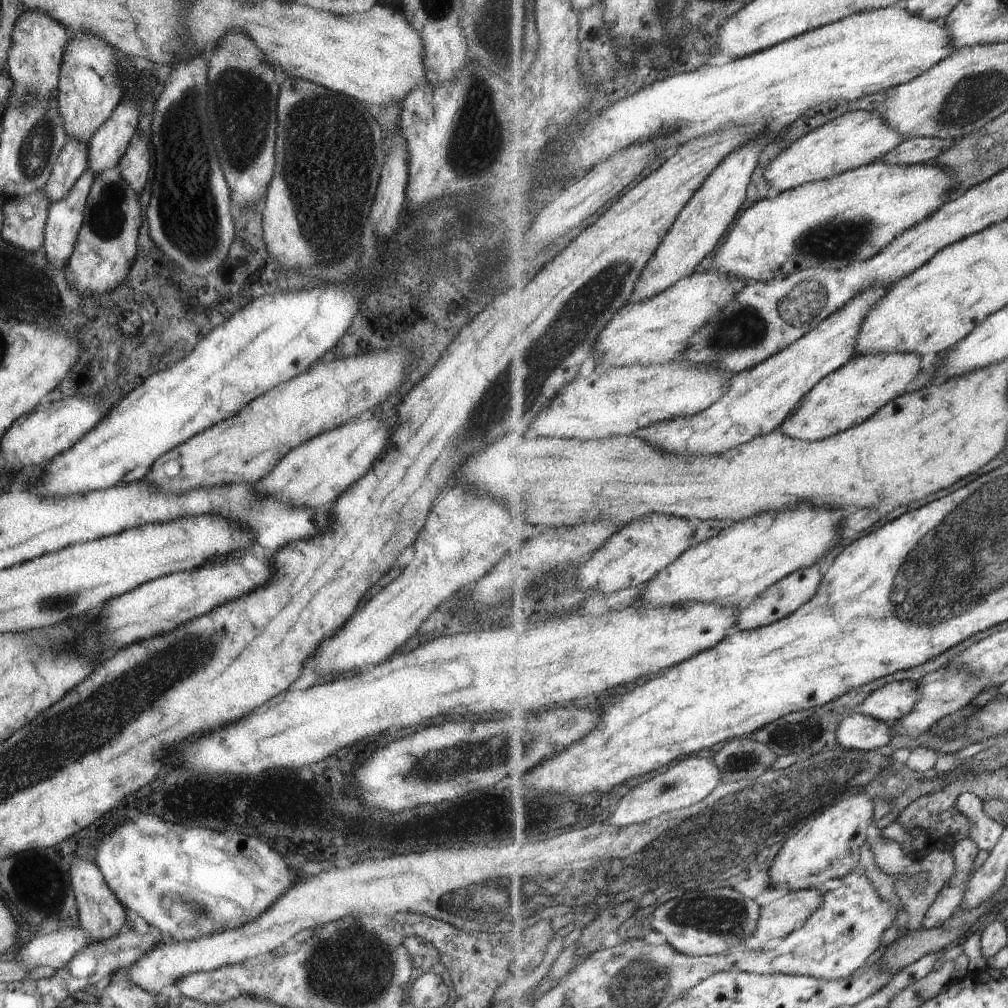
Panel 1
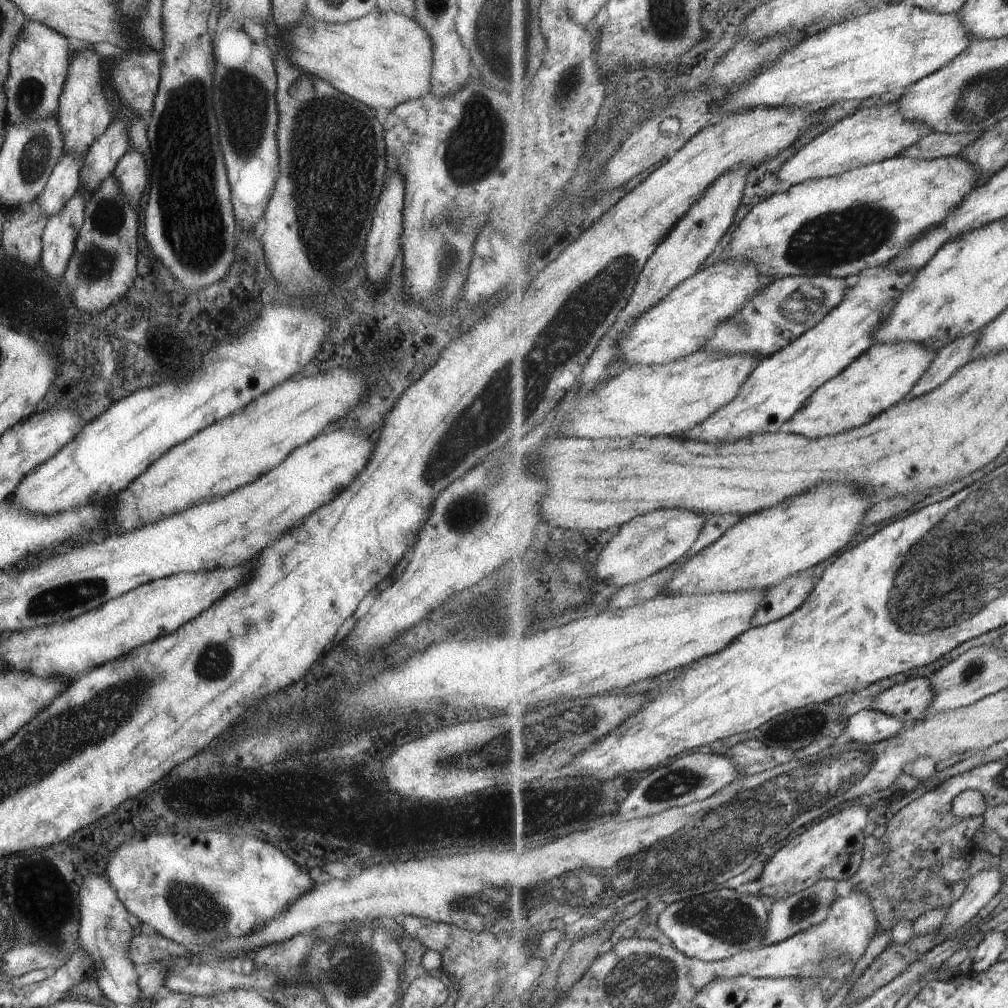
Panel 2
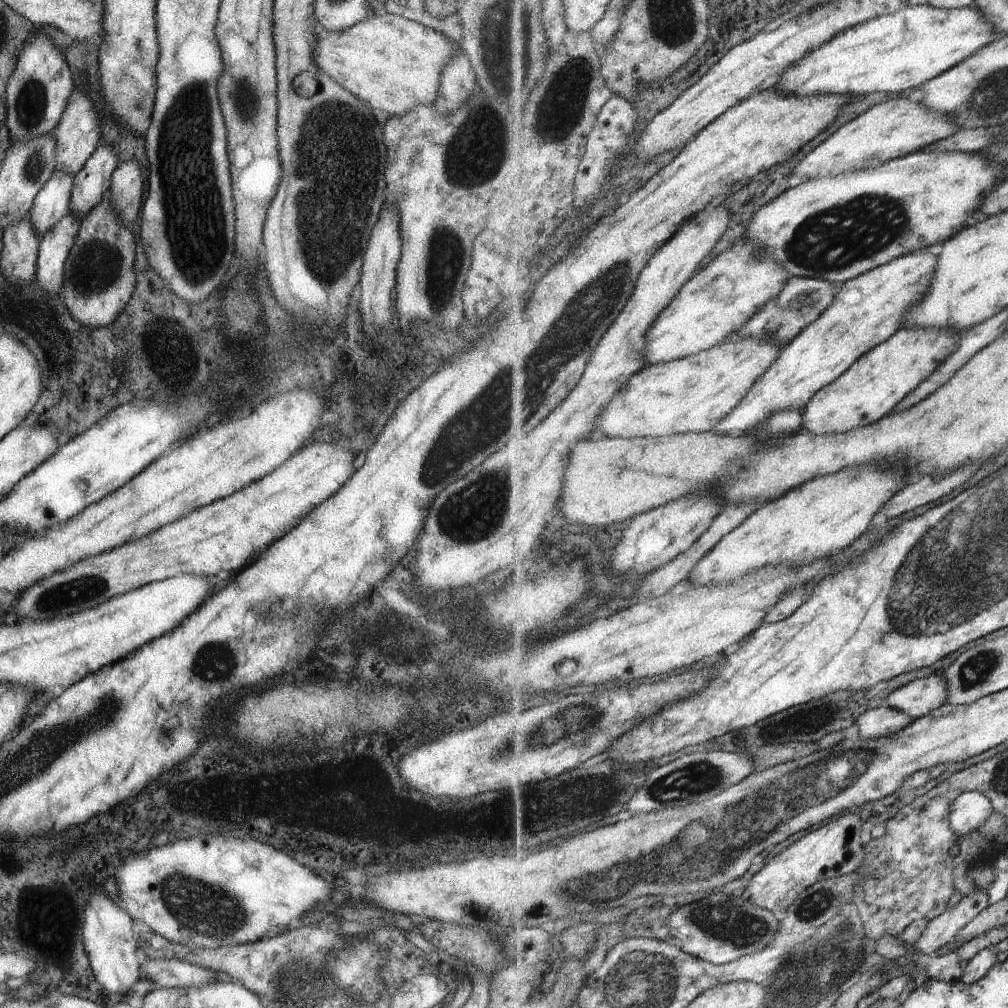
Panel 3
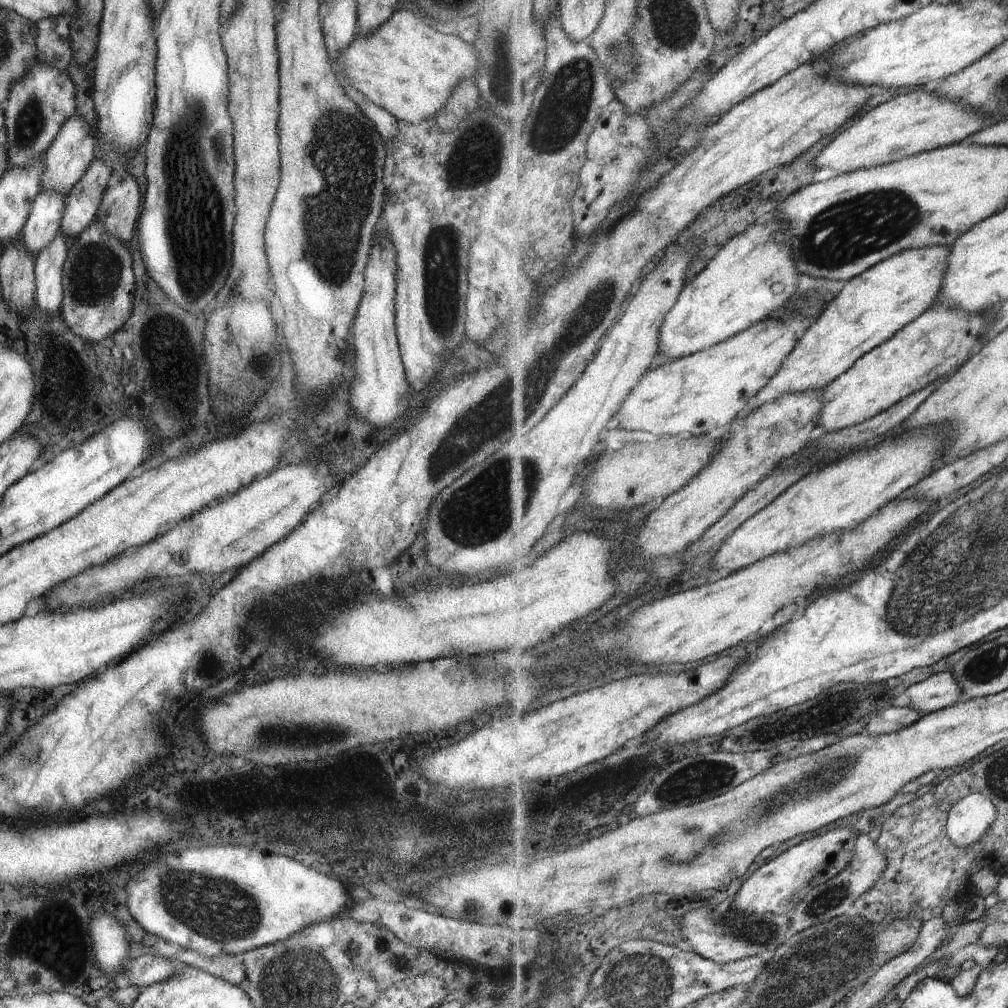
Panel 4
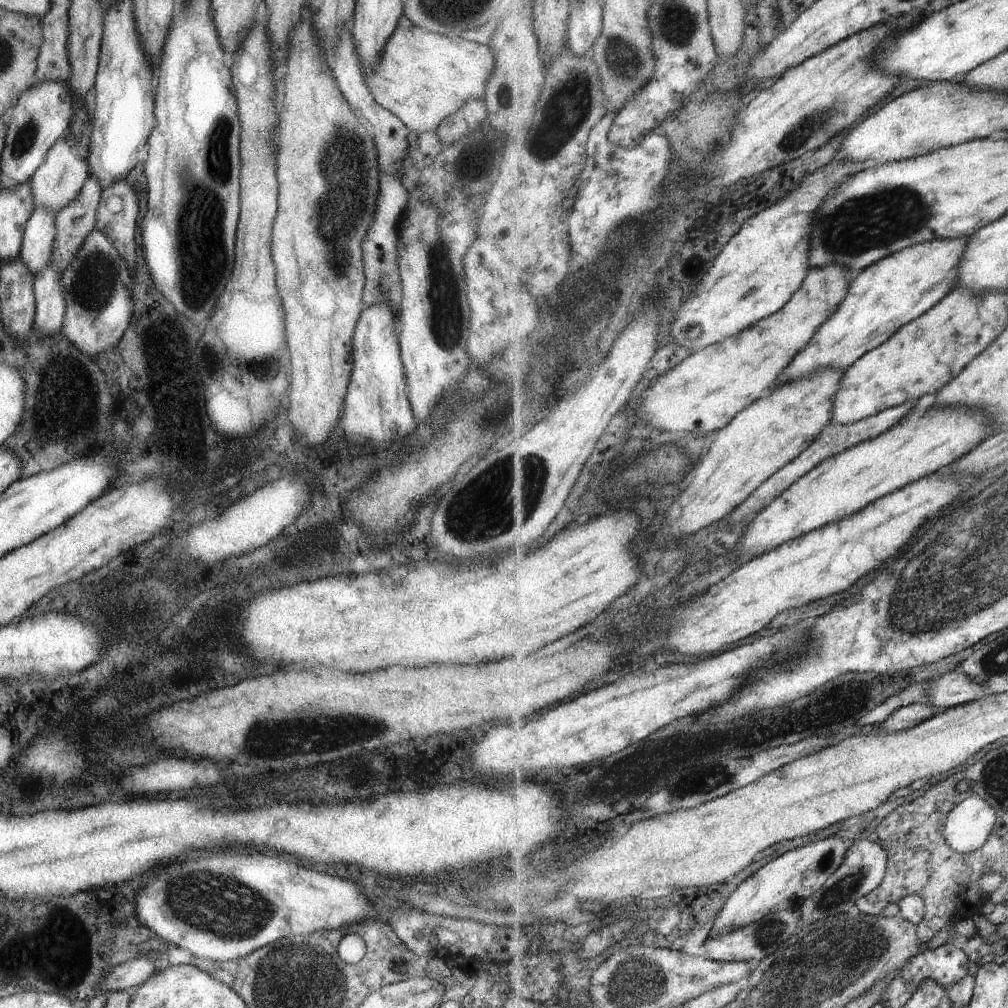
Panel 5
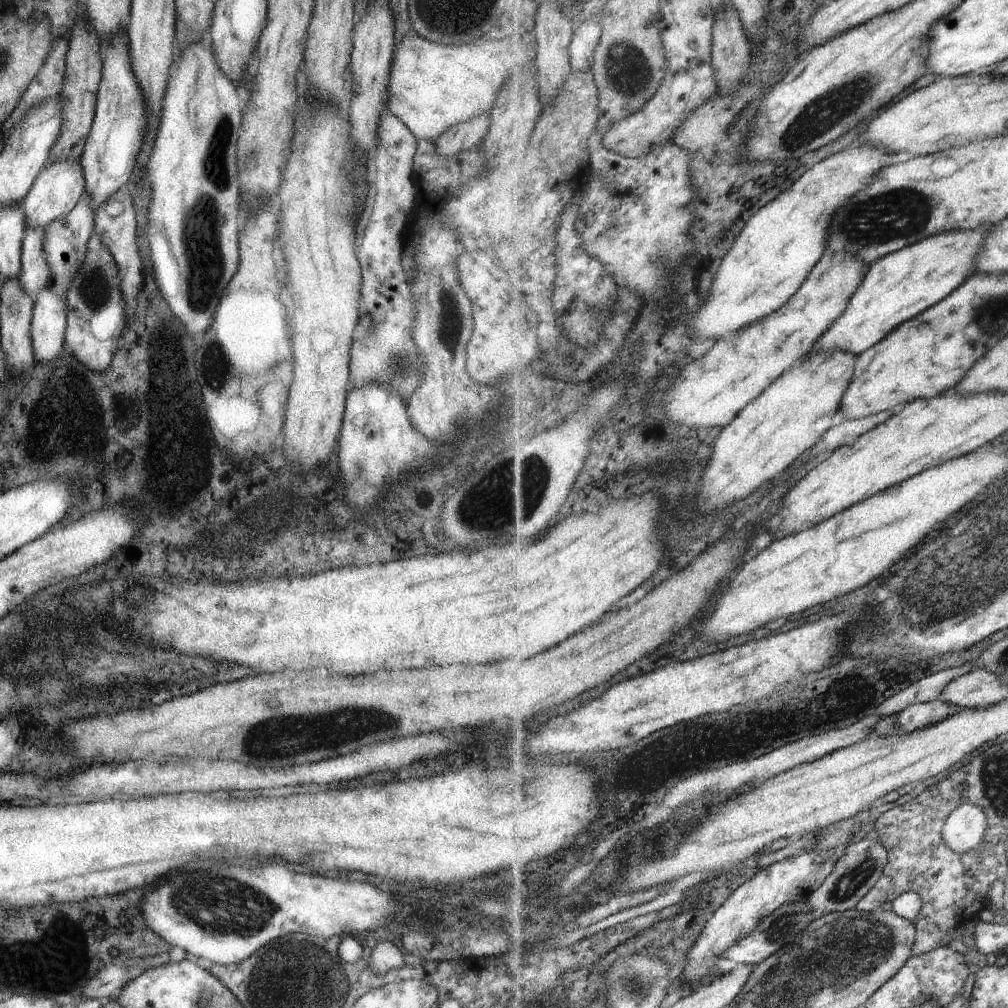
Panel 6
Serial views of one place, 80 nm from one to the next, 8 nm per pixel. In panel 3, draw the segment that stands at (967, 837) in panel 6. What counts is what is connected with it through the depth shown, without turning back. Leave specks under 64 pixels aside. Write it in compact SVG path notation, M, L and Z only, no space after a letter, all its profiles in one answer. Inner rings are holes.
M967 791L956 801L952 807L951 824L959 836L971 830L977 831L991 818L993 803L979 791Z

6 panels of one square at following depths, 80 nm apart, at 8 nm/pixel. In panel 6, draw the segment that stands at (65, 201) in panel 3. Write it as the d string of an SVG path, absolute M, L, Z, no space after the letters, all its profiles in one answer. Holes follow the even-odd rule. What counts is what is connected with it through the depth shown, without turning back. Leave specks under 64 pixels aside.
M25 228L20 248L18 283L31 298L47 286L50 275L42 251L43 235L44 228Z

